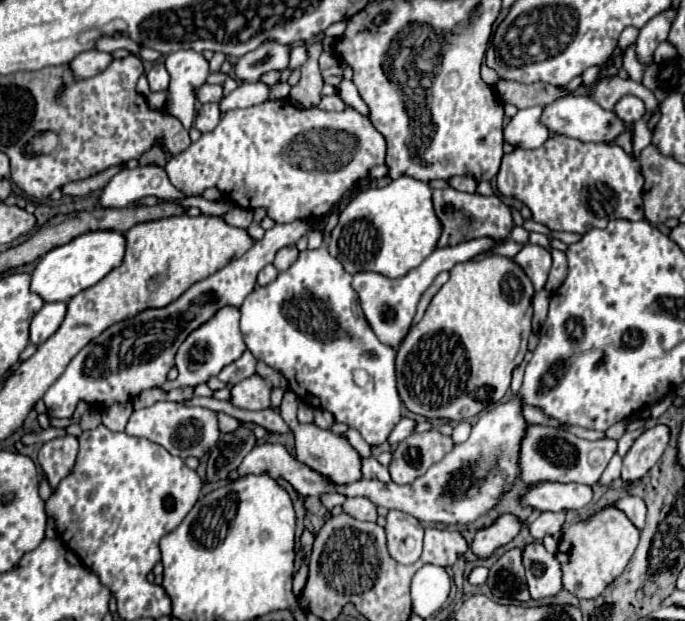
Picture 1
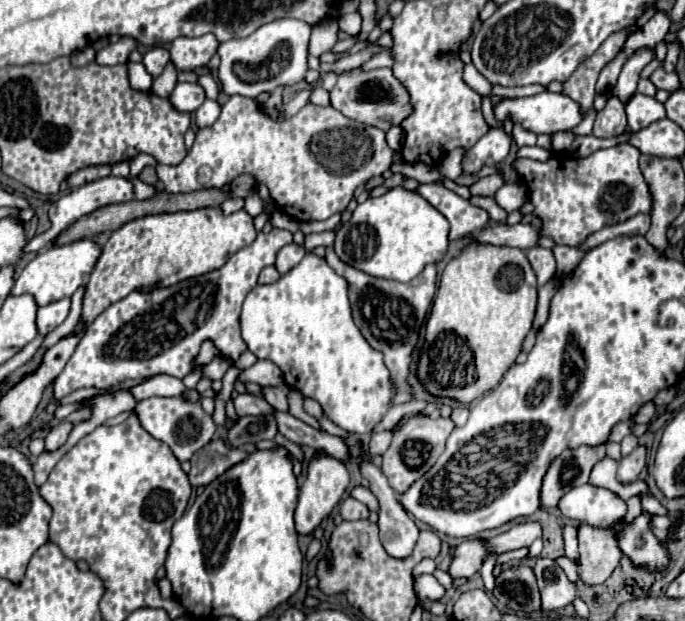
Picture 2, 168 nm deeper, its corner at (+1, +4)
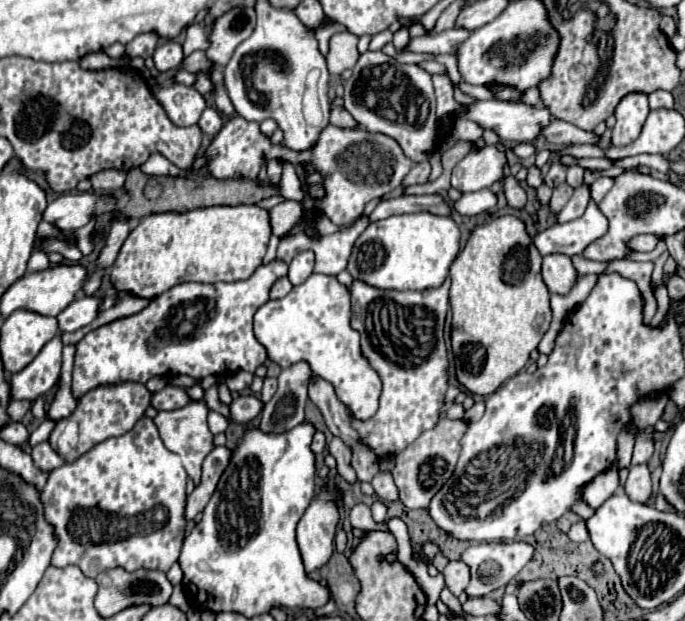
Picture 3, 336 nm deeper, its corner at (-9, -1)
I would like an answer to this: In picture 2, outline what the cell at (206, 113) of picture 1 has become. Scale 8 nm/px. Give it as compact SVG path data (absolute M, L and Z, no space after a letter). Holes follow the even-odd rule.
M206 99L198 109L196 109L196 125L198 127L210 127L220 115L220 103L214 99Z

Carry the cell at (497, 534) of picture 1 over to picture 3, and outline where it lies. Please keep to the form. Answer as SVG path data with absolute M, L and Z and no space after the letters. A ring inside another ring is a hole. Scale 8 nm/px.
M454 560L454 562L448 562L448 566L444 568L444 582L448 586L448 590L454 594L454 596L460 596L466 586L468 586L468 580L470 580L470 568L460 562L460 560Z

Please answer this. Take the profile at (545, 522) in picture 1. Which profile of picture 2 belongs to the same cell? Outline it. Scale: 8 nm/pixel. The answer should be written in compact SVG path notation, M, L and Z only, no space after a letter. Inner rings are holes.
M526 521L526 523L514 525L510 531L502 533L502 535L498 535L498 537L488 539L488 545L490 545L492 551L504 553L504 551L510 551L510 549L528 547L528 545L532 545L532 541L538 539L538 537L542 537L540 523L538 523L538 521Z

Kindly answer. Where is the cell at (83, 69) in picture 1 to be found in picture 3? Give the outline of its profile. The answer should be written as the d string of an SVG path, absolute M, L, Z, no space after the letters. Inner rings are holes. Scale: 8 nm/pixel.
M144 32L144 34L138 34L128 46L126 46L126 54L130 58L134 56L142 56L142 58L148 58L154 54L156 50L156 44L158 44L160 36L154 34L154 32Z

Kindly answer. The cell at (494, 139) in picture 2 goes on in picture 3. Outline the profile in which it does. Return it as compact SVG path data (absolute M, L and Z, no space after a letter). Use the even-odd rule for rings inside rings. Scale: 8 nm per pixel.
M486 146L478 152L466 154L452 170L452 188L460 192L476 192L490 188L502 178L506 156L496 146Z

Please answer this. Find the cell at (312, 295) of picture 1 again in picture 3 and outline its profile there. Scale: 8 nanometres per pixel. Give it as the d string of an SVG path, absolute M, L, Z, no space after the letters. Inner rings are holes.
M312 274L288 296L268 300L254 316L254 334L282 368L306 360L316 376L334 386L338 398L358 420L376 414L382 382L362 356L360 334L350 326L350 292L334 276Z

